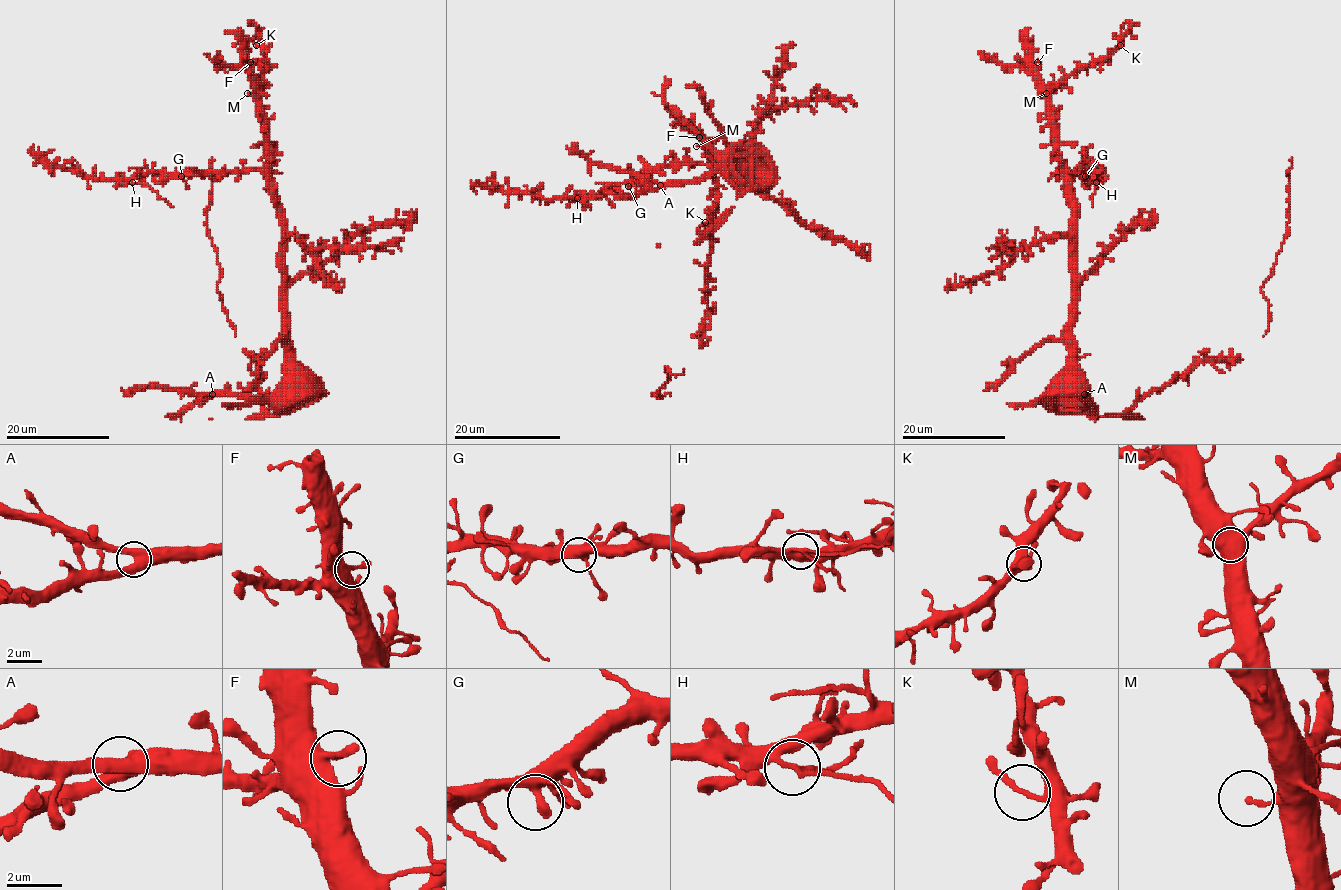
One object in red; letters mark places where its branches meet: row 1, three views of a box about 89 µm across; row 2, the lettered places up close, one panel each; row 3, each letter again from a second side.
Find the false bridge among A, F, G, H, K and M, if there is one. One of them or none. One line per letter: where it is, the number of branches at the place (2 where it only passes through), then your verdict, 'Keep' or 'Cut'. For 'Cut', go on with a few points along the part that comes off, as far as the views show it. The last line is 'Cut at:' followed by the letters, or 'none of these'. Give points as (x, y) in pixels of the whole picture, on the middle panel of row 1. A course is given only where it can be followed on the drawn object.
A: Place: (660, 185). Branches: 3. Keep
F: Place: (699, 137). Branches: 2. Keep
G: Place: (628, 186). Branches: 3. Keep
H: Place: (577, 198). Branches: 3. Cut. Course of the part to remove: (578, 198), (602, 197), (607, 192), (619, 194)
K: Place: (705, 222). Branches: 2. Keep
M: Place: (696, 146). Branches: 1. Keep
Cut at: H

